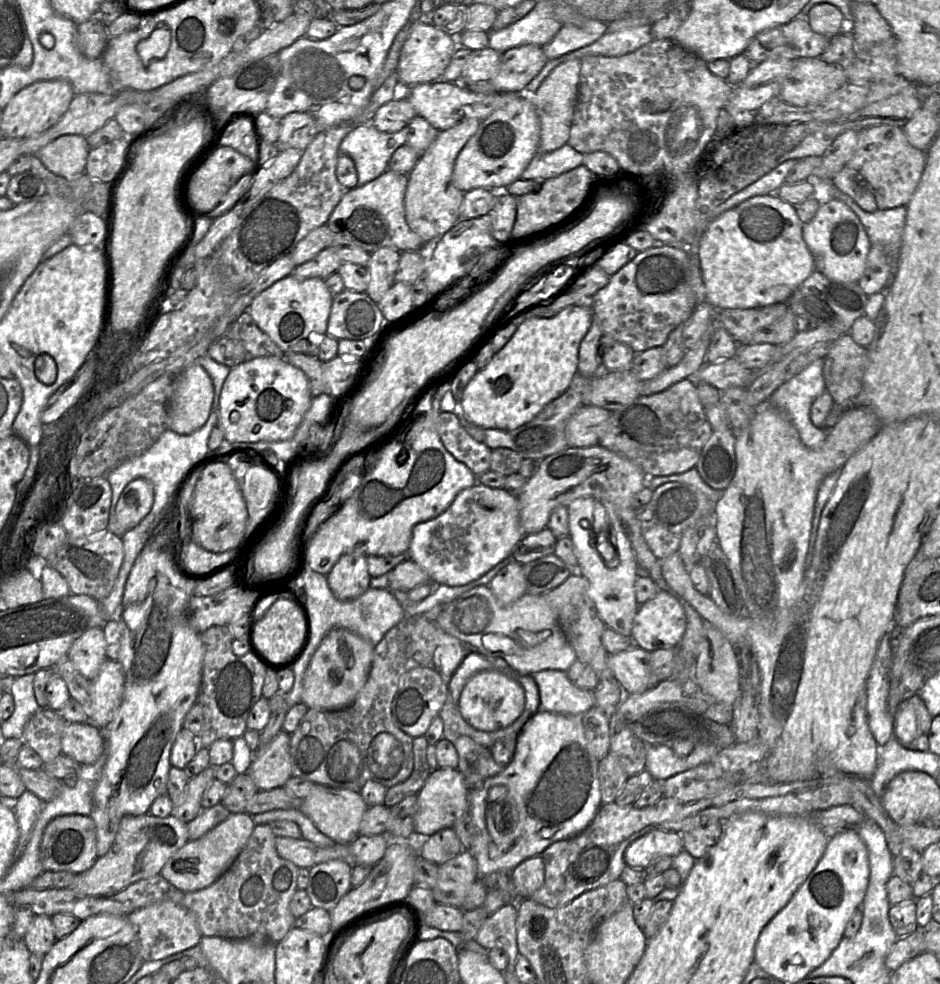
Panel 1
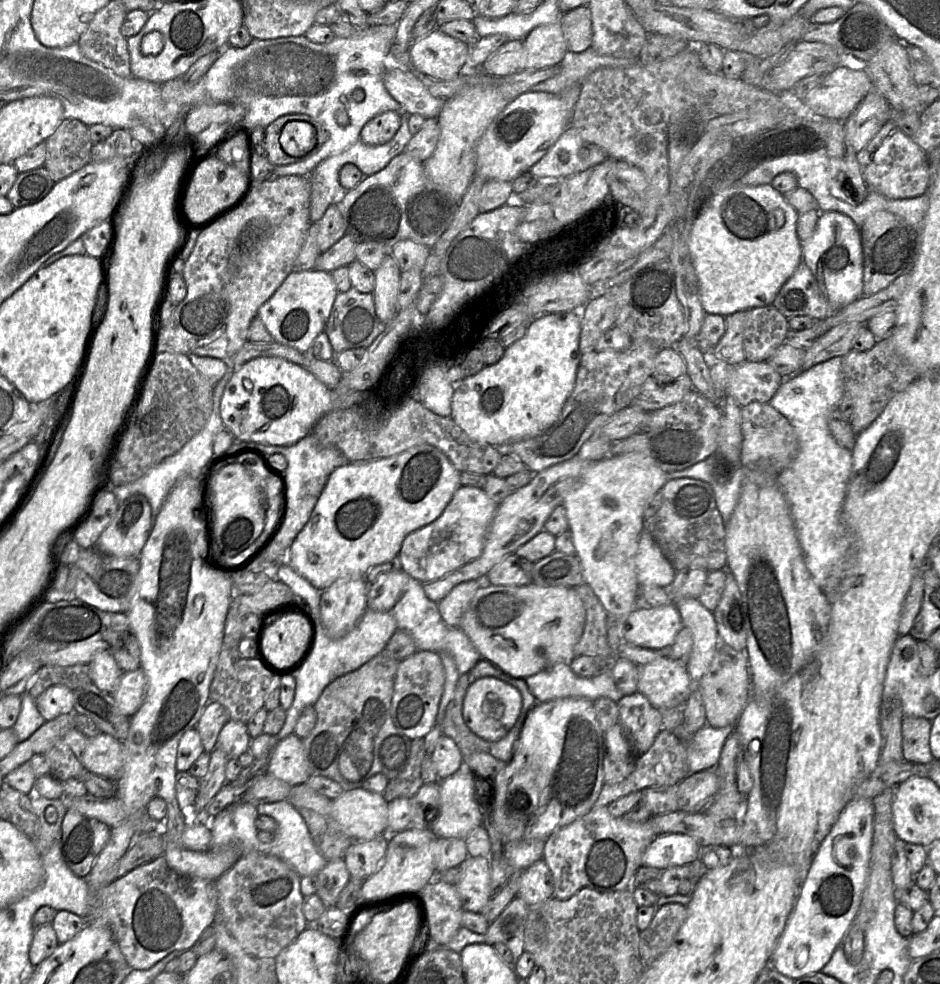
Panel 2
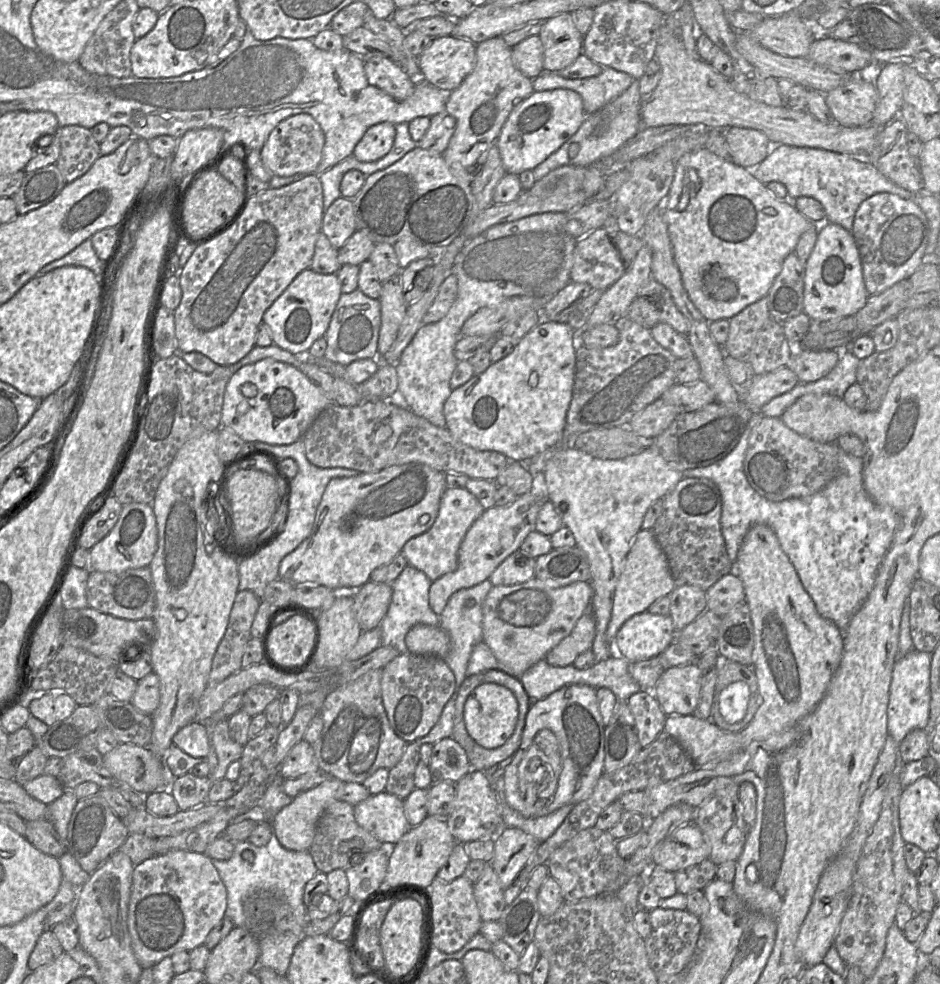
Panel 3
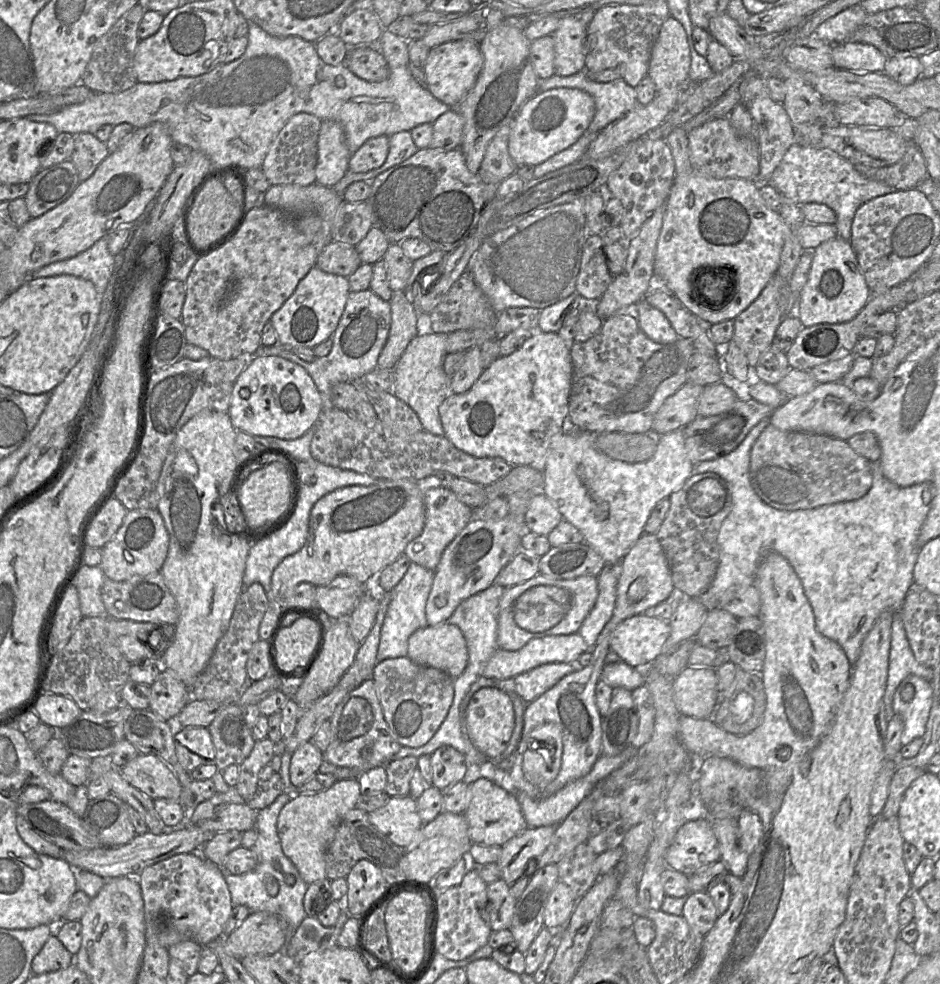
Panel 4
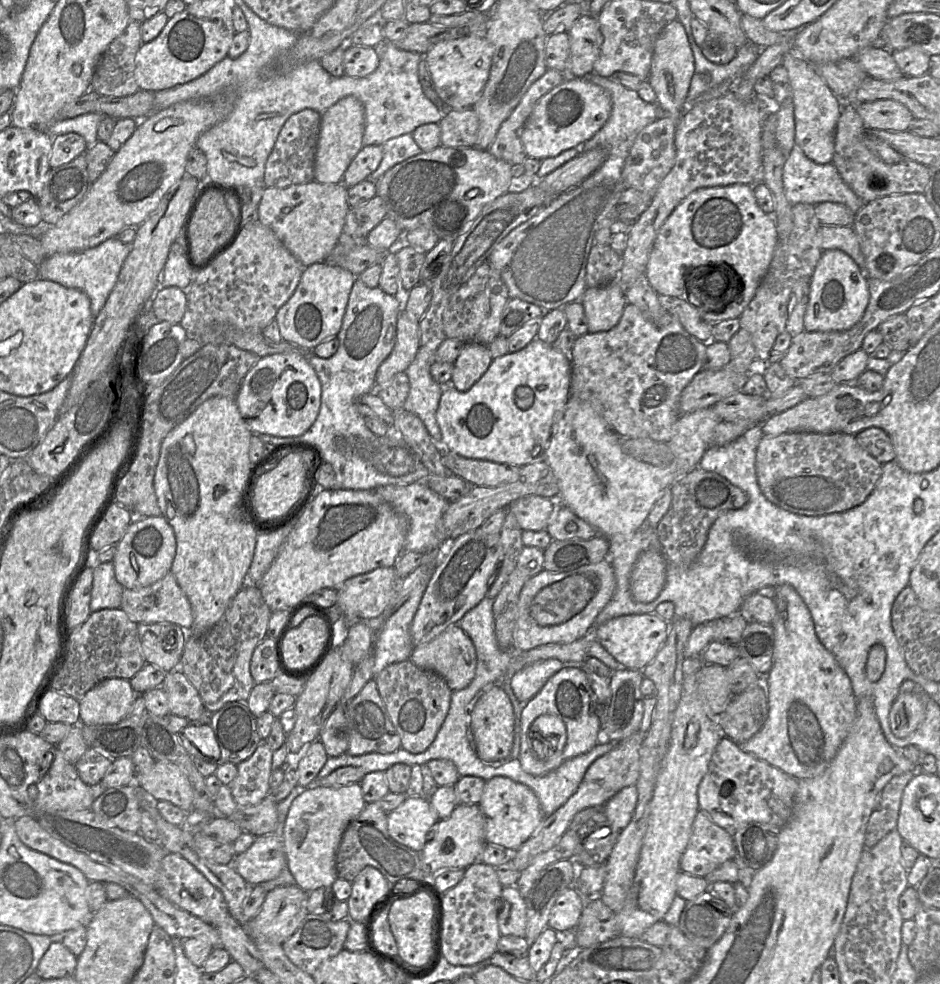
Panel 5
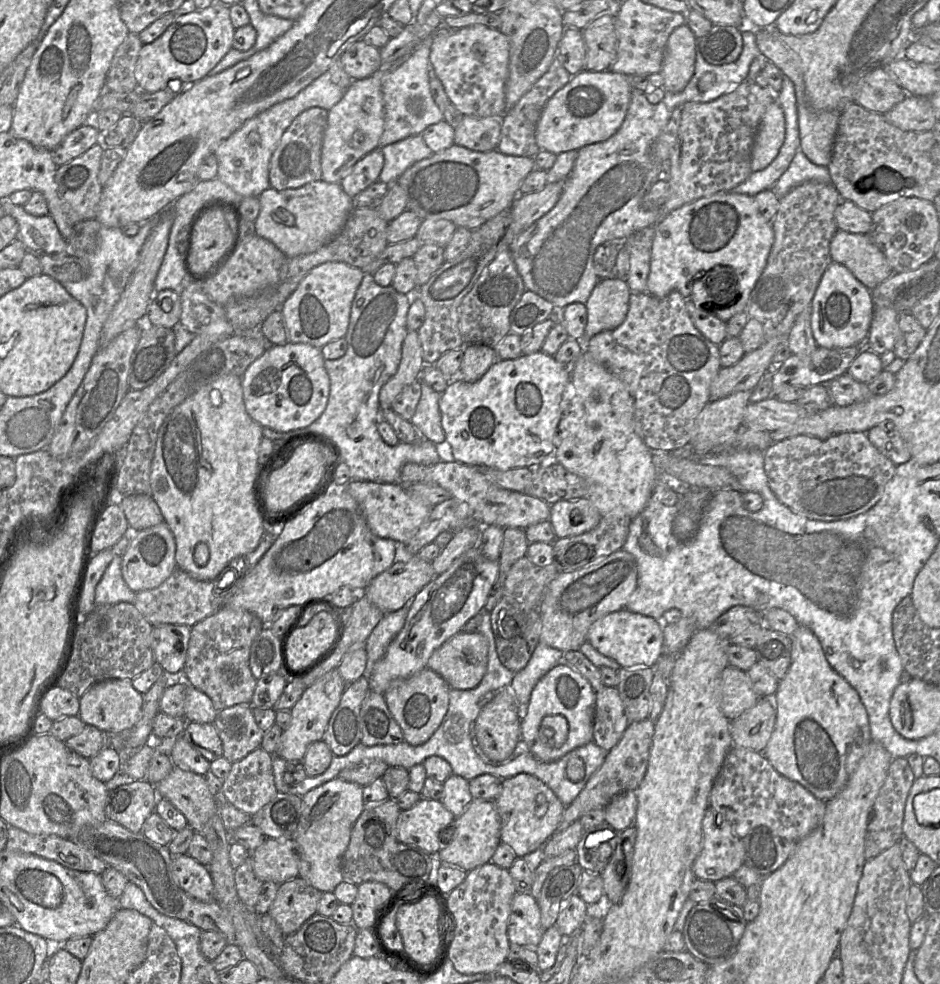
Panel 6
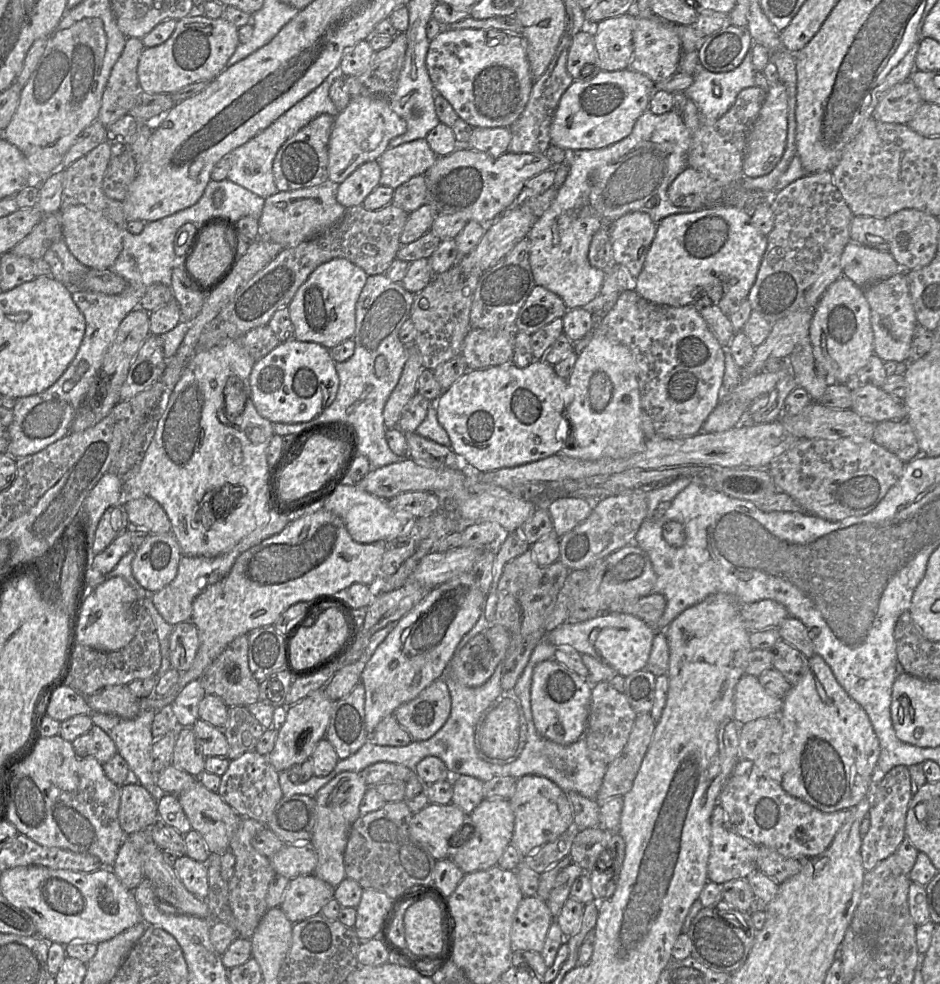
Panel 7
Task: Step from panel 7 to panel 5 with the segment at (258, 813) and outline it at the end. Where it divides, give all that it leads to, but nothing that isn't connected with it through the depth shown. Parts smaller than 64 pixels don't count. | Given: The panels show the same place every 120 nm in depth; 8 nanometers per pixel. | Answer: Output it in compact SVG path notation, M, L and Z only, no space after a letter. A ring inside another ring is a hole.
M262 742L255 752L237 766L237 775L228 788L238 806L254 806L267 796L272 772L271 748Z

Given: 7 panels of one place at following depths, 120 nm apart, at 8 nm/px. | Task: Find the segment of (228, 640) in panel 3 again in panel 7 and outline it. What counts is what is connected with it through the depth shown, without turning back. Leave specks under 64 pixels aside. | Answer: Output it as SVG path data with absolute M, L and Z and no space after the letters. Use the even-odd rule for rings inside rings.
M248 635L235 638L205 669L198 679L206 694L220 697L229 706L246 706L259 701L259 682L252 675L248 661Z

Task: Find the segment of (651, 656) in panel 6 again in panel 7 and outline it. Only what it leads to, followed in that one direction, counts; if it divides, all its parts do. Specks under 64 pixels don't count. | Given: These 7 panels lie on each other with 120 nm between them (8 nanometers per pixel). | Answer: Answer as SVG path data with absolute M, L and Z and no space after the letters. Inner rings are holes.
M629 614L599 617L579 623L566 623L551 631L544 638L554 646L569 645L580 654L588 654L624 678L646 668L656 631L640 618Z

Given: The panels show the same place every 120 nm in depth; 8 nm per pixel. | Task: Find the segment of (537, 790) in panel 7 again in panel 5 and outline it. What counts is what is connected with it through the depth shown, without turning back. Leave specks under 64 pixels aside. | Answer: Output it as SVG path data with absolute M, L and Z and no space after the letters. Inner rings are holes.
M496 776L485 781L478 803L485 819L485 840L506 849L516 851L539 828L545 816L535 793L526 785L509 778Z

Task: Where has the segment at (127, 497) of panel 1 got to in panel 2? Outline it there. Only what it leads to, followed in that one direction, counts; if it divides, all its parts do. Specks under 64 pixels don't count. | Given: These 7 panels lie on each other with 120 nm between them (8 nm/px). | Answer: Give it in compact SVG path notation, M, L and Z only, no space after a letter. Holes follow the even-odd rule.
M134 494L119 505L94 548L105 555L139 557L151 530L151 506L144 495Z

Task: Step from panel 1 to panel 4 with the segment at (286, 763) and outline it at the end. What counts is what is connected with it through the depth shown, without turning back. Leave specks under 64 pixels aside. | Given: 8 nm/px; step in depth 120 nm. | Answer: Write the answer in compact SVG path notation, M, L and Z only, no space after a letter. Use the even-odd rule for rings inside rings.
M311 740L302 743L291 756L289 775L292 785L301 787L319 772L323 761L323 752Z

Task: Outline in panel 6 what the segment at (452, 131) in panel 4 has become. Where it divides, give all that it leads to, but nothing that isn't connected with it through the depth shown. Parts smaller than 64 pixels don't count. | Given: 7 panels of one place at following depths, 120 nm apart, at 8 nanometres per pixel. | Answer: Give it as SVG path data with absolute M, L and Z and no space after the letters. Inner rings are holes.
M464 115L454 129L454 144L476 152L496 150L501 135L501 119Z

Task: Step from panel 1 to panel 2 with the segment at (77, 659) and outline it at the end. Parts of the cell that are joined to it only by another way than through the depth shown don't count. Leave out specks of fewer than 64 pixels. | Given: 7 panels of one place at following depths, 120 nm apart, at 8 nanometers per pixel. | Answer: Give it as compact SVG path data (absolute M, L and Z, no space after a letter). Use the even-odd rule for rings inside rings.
M98 651L88 665L92 682L99 689L112 695L118 688L123 674L113 657L112 651Z

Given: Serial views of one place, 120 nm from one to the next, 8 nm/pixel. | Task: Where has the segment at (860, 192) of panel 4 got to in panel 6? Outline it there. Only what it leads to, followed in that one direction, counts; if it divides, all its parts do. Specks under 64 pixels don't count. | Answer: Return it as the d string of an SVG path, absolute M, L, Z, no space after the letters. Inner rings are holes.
M798 150L787 170L770 190L781 199L795 187L809 181L832 183L827 167L812 163L801 150Z

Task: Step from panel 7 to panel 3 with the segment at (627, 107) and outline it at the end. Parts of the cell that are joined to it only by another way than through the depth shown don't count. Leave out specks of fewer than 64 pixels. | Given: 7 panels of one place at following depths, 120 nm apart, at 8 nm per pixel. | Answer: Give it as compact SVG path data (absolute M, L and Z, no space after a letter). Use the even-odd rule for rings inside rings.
M569 89L534 91L515 106L495 141L506 173L519 175L525 170L533 170L568 141L578 131L585 118L582 98L575 91Z

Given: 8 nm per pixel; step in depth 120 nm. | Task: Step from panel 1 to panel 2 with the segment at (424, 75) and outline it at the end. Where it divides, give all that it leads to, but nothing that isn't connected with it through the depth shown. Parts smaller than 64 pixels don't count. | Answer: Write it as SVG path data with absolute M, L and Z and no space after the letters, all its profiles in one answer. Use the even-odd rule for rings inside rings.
M438 28L413 41L409 48L412 66L435 80L451 80L463 73L470 45L453 38Z

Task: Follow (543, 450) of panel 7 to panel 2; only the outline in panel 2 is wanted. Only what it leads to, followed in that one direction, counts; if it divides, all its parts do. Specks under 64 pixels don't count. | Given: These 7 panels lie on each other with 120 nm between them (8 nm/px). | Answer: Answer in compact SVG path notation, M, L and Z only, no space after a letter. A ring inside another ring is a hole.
M567 311L561 313L552 313L539 317L529 324L525 335L514 342L509 347L505 348L503 357L493 365L486 365L477 374L465 378L455 389L452 401L451 401L451 418L454 422L474 441L488 443L492 446L501 445L521 439L531 438L537 436L551 425L560 416L562 408L571 395L575 383L578 367L581 359L580 352L580 334L581 334L581 316L576 311Z

